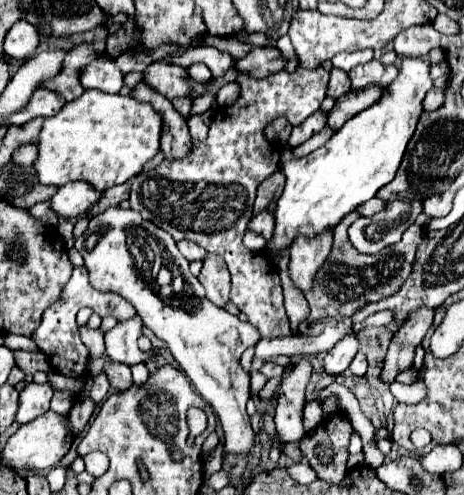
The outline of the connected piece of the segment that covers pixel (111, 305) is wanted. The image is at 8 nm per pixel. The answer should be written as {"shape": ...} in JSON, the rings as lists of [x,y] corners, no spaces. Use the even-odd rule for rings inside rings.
{"shape":[[[77,266],[73,268],[73,274],[67,282],[67,286],[63,288],[59,300],[55,304],[51,304],[45,312],[43,312],[43,322],[41,326],[35,330],[35,334],[31,336],[35,340],[35,344],[39,346],[39,350],[43,348],[45,356],[49,358],[51,362],[51,368],[63,376],[69,376],[69,378],[79,378],[79,380],[85,380],[89,378],[87,374],[87,362],[89,362],[89,350],[87,346],[81,342],[81,338],[77,338],[77,322],[75,322],[75,316],[81,308],[91,308],[93,312],[97,312],[99,316],[115,316],[119,322],[123,320],[129,320],[135,316],[135,308],[123,300],[121,296],[113,294],[113,292],[99,292],[95,288],[91,288],[89,284],[89,278],[87,278],[87,268],[83,266]]]}

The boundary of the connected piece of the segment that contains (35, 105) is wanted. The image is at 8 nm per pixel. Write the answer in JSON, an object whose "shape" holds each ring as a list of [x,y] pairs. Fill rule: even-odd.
{"shape":[[[39,88],[31,96],[31,102],[23,110],[19,110],[19,114],[13,114],[7,122],[9,122],[9,126],[17,126],[17,124],[21,126],[33,118],[55,114],[55,110],[63,108],[63,104],[65,104],[65,98],[61,94],[51,92],[47,88]]]}

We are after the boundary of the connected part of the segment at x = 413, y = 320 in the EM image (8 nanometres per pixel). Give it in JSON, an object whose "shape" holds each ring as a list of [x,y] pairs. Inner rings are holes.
{"shape":[[[419,308],[401,326],[397,336],[391,340],[391,346],[389,346],[389,352],[385,358],[385,366],[383,366],[383,380],[385,382],[393,382],[397,372],[409,368],[413,364],[415,346],[421,344],[423,336],[431,328],[433,316],[435,316],[435,310]]]}

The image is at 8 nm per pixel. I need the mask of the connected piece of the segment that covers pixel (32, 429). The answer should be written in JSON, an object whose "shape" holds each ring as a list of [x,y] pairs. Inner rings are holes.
{"shape":[[[45,412],[37,420],[21,426],[5,444],[1,452],[1,462],[5,462],[7,468],[11,470],[49,470],[57,466],[57,462],[67,454],[71,448],[73,436],[71,428],[67,424],[67,416],[55,414],[55,412]]]}

